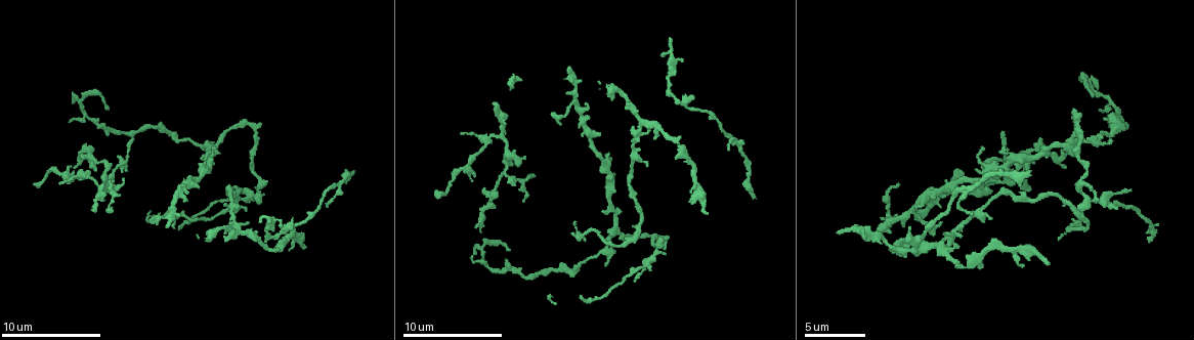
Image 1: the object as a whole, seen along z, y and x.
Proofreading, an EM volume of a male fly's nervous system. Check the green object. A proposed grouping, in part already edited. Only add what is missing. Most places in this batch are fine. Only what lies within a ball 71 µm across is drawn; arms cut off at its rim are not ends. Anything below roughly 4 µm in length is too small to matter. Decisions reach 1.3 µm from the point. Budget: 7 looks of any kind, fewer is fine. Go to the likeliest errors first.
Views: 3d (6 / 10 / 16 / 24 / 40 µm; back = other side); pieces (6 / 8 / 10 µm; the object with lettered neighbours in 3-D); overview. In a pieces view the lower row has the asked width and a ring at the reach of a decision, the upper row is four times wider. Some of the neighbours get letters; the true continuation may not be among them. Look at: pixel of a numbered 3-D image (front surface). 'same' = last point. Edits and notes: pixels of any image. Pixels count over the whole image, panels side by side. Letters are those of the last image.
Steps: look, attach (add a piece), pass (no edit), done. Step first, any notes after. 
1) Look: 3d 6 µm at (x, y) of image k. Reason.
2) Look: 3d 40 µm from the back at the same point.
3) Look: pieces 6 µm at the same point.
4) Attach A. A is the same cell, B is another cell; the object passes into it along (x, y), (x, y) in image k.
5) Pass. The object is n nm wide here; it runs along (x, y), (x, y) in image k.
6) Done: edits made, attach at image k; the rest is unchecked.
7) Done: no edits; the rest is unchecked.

Look: 3d 6 µm at (648, 166) of image 1.

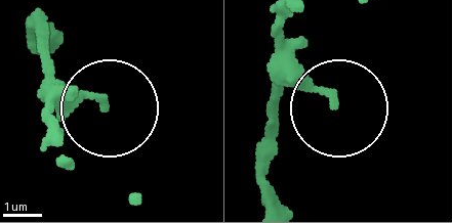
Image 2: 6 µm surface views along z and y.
Look: pieces 10 µm at (333, 104) of image 2.

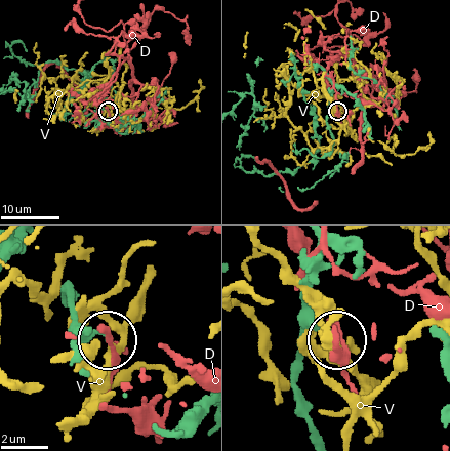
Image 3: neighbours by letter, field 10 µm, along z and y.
Pass. The object is 170 nm wide here; D and V are other cells; none of them fits.

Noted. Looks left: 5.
Look: pieces 10 µm at (1004, 132) of image 1. Free end.

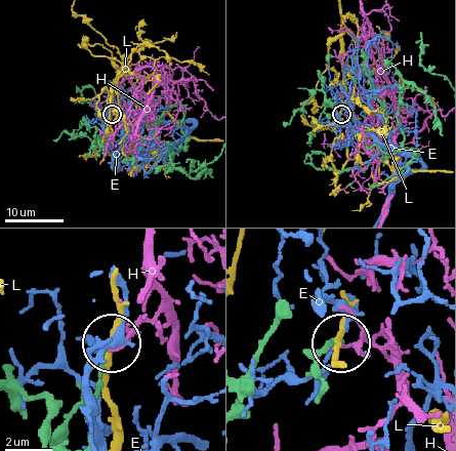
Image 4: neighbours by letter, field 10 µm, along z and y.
Pass. E, H and L are other cells; no lettered piece goes on from it.

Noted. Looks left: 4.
Look: pieces 8 µm at (107, 108) of image 1. Free end.

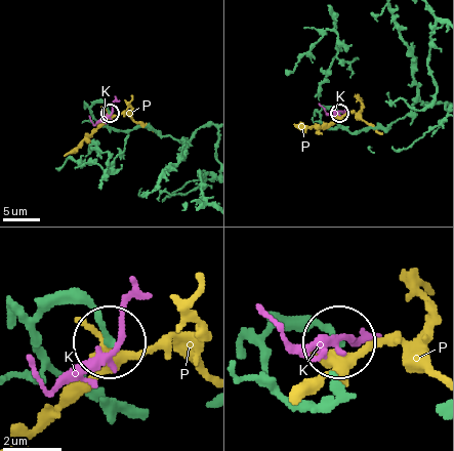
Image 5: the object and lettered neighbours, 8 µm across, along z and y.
Pass. K and P are other cells; it runs along (168, 136), (105, 126), (91, 109), (100, 103), (110, 112) in image 5; no lettered piece goes on from it.

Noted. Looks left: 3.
Look: 3d 6 µm at (755, 196) of image 1. Branch stops here.

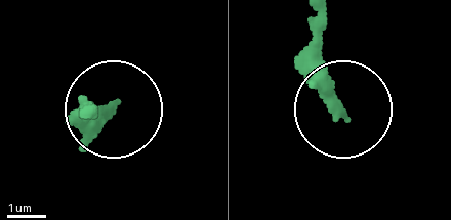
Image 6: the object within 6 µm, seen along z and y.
Look: pieces 10 µm at (113, 108) of image 6.

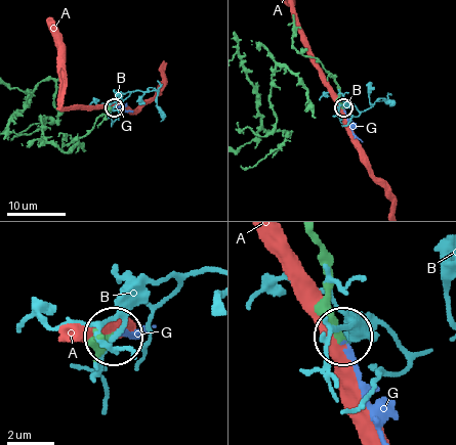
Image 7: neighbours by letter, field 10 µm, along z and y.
Attach G. G is the same cell, A and B are other cells; it goes on there.

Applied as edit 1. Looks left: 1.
Done: edits made, attach at image 7; the rest is unchecked.

